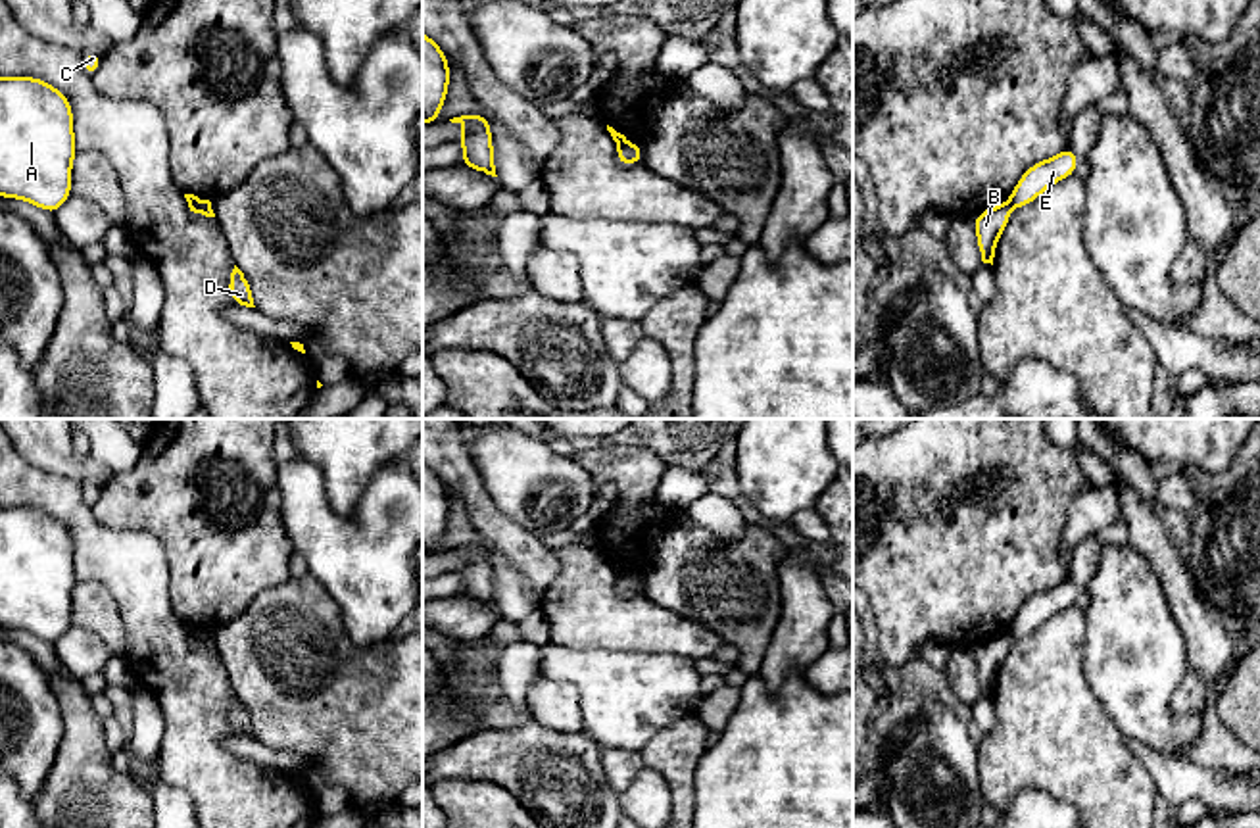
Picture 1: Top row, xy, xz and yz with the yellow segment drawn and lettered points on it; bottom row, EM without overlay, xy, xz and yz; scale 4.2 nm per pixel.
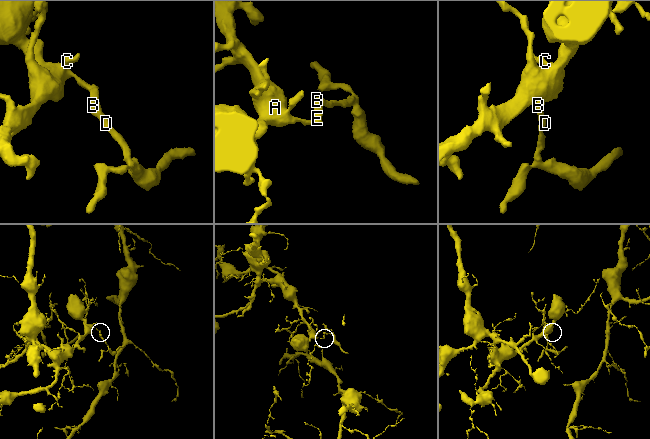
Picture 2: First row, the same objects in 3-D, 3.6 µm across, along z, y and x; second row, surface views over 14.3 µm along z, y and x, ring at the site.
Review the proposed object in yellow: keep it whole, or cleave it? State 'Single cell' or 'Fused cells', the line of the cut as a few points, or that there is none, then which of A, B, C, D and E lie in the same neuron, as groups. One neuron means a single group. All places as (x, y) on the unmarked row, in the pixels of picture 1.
Fused cells. Split along yz (1009, 631), (1013, 636). Groups: A C E / B D

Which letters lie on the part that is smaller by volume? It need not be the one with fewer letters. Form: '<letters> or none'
B, D

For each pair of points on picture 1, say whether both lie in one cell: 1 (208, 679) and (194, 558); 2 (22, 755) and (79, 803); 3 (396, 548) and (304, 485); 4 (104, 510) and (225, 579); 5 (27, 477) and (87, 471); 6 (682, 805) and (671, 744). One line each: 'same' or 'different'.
1: different
2: different
3: same
4: same
5: different
6: same

